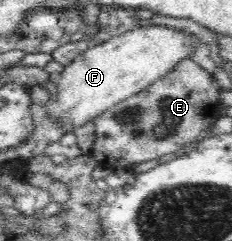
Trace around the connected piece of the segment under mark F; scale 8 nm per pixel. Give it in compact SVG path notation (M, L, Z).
M153 23L152 26L138 25L133 29L122 31L100 43L99 46L82 52L73 64L66 67L64 72L56 77L58 96L56 96L56 100L51 98L47 102L46 112L52 118L59 118L62 124L73 124L75 128L78 128L117 102L126 100L133 94L146 90L154 82L166 78L181 63L193 61L202 46L204 46L204 42L198 38L196 32L188 32L188 30L176 28L176 26L161 26Z

